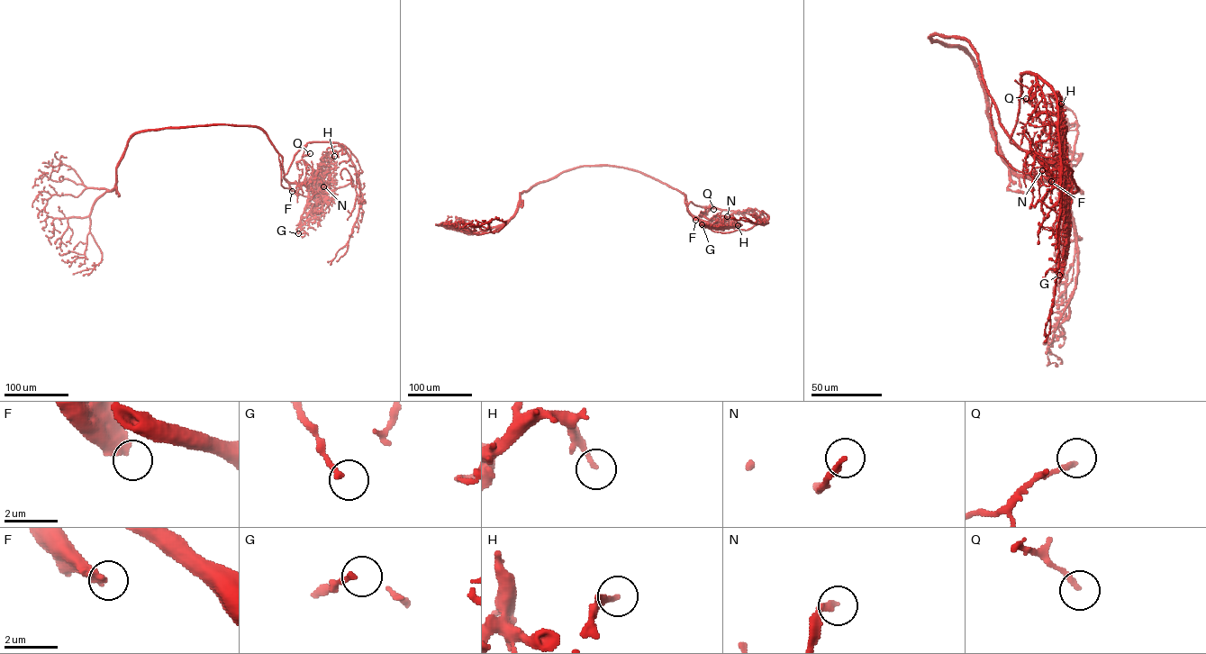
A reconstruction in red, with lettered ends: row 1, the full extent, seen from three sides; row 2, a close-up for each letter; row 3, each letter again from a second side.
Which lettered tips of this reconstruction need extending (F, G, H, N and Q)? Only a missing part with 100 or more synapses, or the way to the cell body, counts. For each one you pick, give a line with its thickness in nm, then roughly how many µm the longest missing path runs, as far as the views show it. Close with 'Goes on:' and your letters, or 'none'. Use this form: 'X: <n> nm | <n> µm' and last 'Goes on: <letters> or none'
F: 440 nm | 30 µm
Goes on: F

